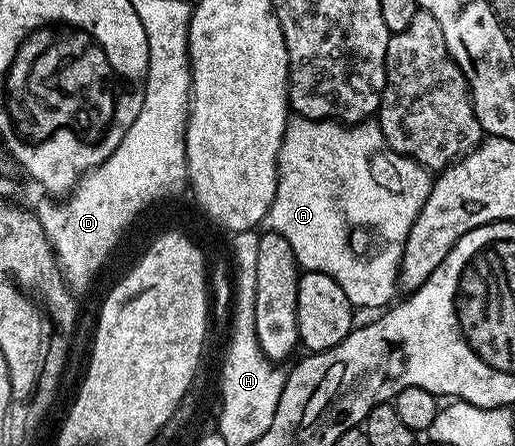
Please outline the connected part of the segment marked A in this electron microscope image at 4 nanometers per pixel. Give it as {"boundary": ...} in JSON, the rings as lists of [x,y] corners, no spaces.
{"boundary":[[[291,117],[287,120],[287,128],[283,134],[281,147],[279,149],[279,168],[277,169],[277,193],[273,205],[269,209],[265,220],[270,230],[276,231],[289,241],[290,248],[297,257],[300,268],[303,271],[316,271],[325,273],[345,289],[345,297],[349,297],[352,308],[379,307],[383,309],[396,298],[397,284],[399,282],[399,262],[405,249],[405,241],[409,237],[409,229],[413,229],[413,221],[417,221],[417,215],[425,205],[425,201],[431,192],[433,182],[432,172],[404,155],[388,147],[385,137],[381,133],[378,122],[364,121],[354,125],[344,125],[334,121],[320,121],[318,119],[305,119],[302,117]]]}

